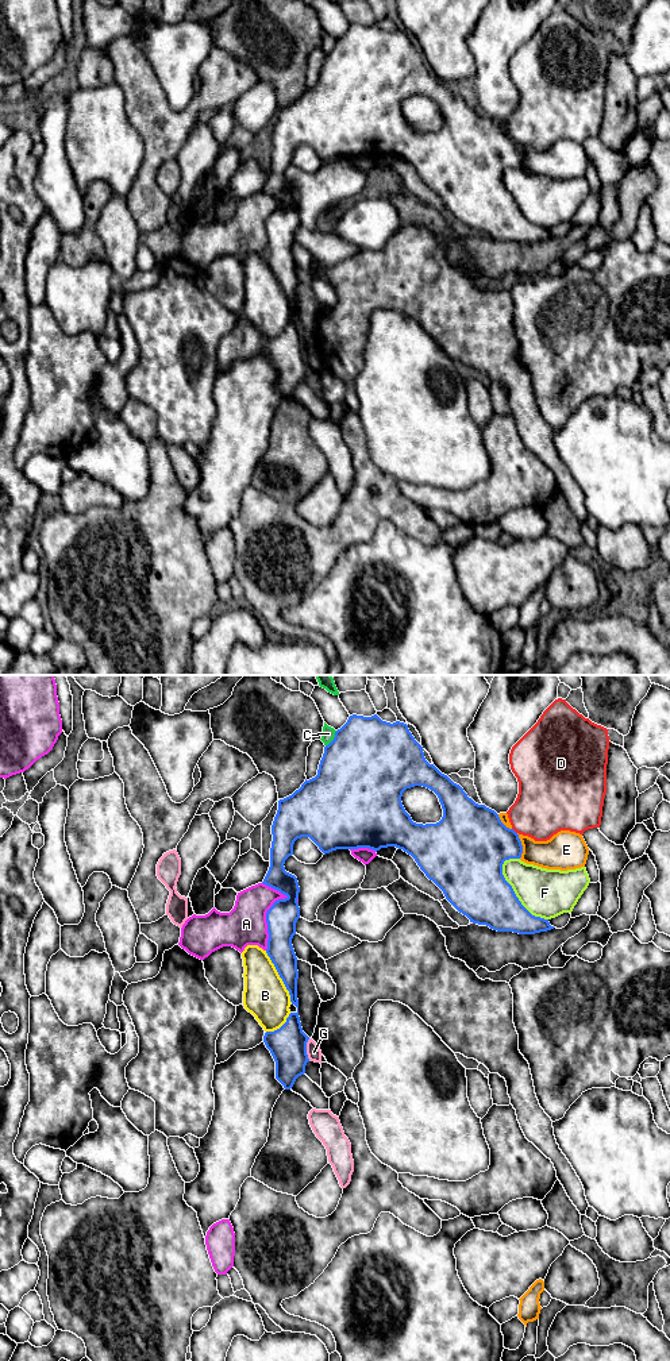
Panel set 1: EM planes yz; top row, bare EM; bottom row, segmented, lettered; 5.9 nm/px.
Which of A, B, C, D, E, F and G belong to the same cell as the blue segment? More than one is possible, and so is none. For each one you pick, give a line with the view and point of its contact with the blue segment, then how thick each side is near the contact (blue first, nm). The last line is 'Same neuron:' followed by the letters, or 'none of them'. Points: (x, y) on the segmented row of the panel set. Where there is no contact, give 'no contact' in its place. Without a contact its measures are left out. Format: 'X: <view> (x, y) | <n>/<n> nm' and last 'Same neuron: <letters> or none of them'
Same neuron: none of them

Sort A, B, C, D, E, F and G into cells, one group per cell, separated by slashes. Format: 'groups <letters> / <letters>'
groups A / B / C / D / E / F / G

